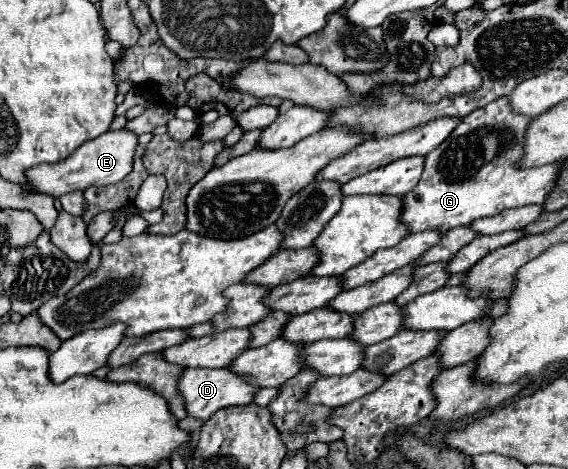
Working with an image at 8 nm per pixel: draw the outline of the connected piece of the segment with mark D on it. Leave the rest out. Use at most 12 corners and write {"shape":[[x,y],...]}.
{"shape":[[184,369],[190,417],[248,405],[258,387],[230,369]]}

